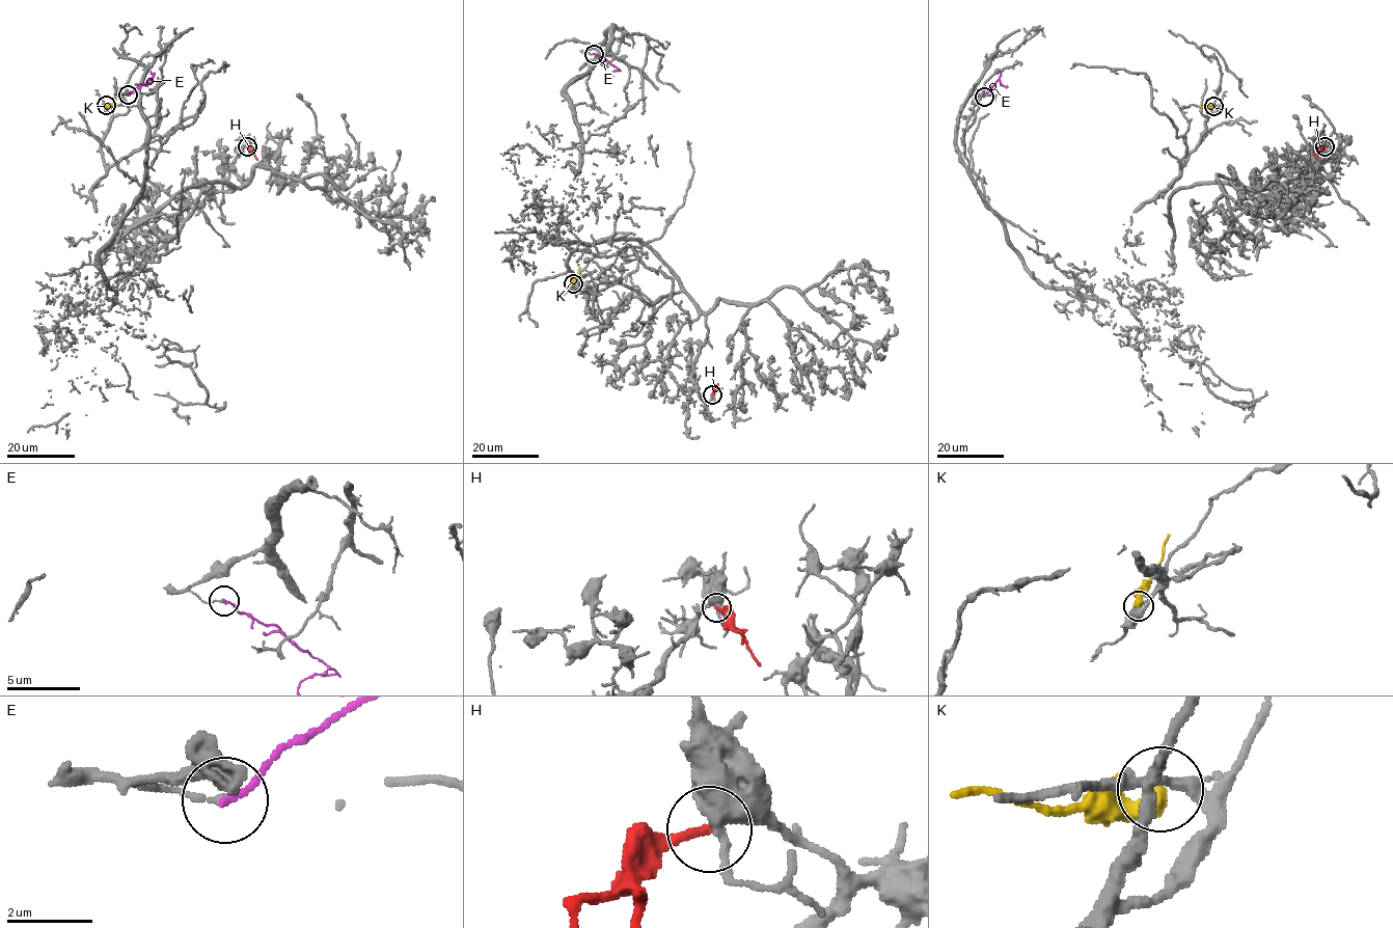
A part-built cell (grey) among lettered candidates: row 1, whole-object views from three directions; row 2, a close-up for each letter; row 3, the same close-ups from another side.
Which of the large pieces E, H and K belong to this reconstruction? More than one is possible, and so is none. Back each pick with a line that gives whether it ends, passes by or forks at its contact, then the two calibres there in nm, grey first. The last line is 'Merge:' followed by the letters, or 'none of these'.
Merge: none of these

